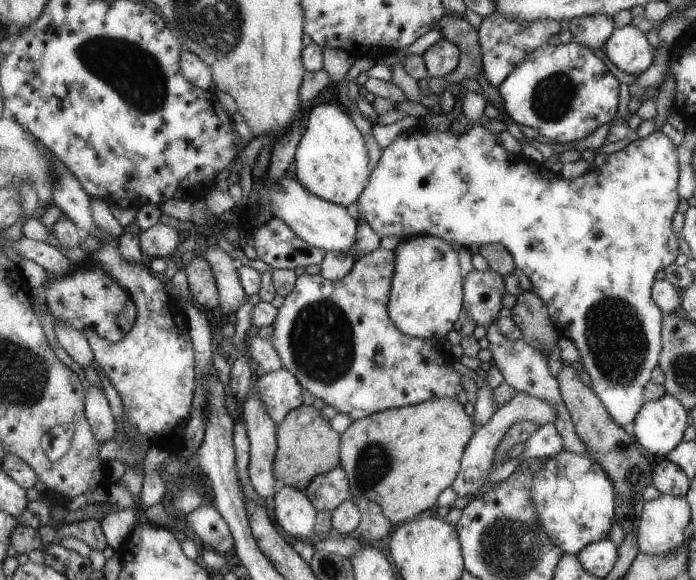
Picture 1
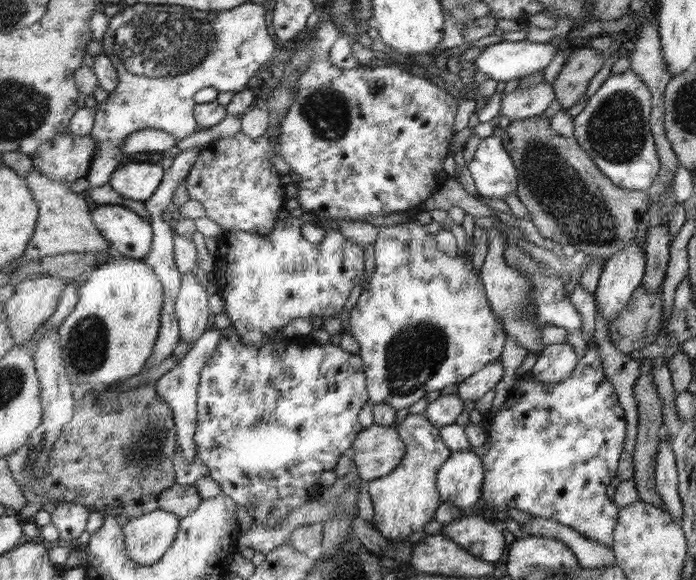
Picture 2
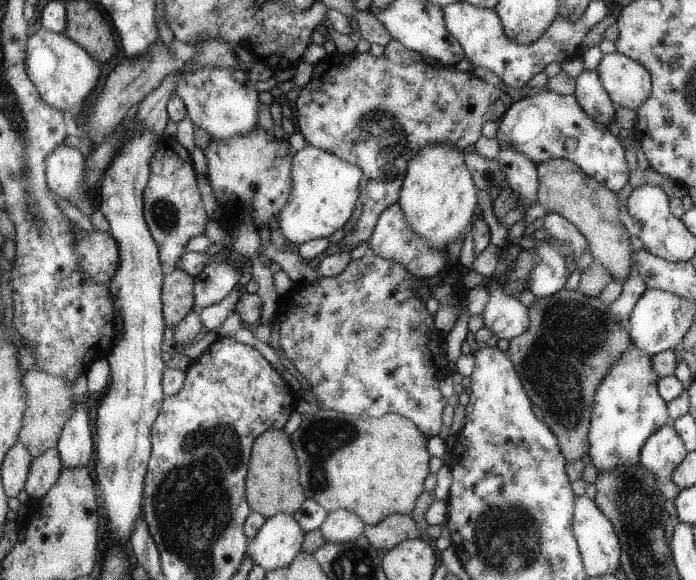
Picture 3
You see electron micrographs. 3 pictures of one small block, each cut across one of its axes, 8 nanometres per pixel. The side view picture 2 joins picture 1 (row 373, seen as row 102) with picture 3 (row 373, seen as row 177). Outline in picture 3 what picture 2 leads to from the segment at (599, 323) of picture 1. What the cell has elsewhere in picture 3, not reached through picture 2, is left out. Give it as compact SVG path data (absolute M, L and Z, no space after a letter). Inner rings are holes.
M630 344L628 350L620 356L620 360L612 366L612 370L606 374L606 378L600 382L596 390L595 405L591 408L591 449L588 454L598 472L612 472L620 466L635 469L648 438L672 421L667 407L668 402L659 394L659 375L656 374L655 367L651 366L651 358L636 344Z

